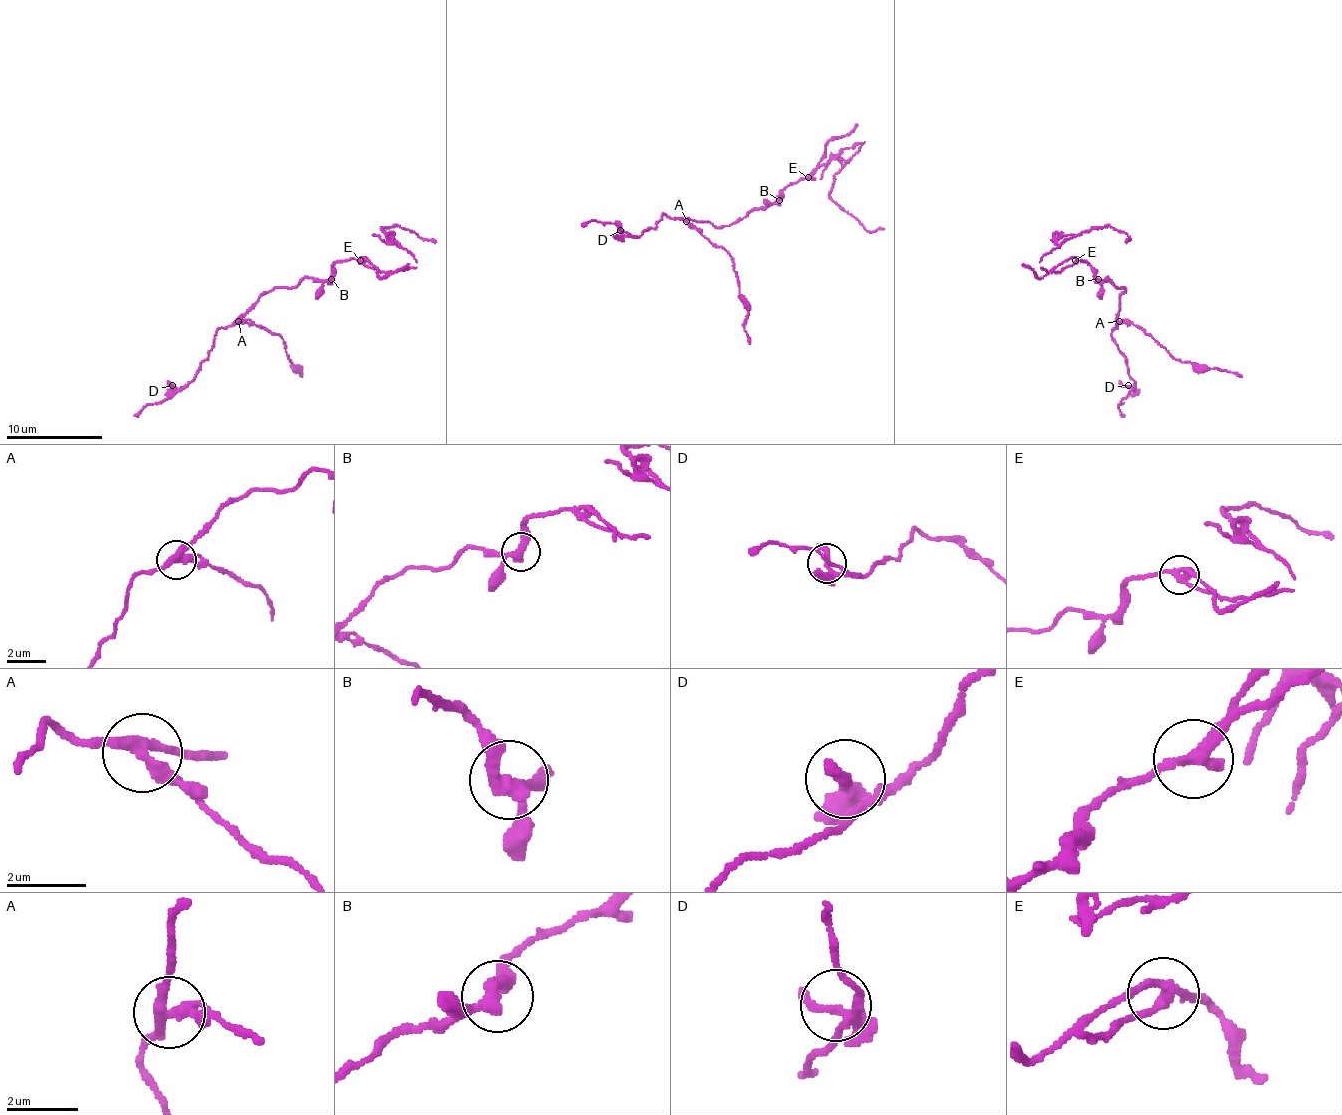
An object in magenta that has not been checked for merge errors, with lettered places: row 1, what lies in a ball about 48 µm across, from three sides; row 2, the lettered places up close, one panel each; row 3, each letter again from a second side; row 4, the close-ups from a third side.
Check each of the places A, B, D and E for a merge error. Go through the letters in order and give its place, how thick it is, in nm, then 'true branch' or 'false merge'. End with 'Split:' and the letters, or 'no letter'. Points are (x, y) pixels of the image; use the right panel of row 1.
A: (1119, 321) | 320 nm | false merge
B: (1098, 279) | 320 nm | true branch
D: (1128, 385) | 240 nm | true branch
E: (1075, 260) | 260 nm | false merge
Split: A, E

